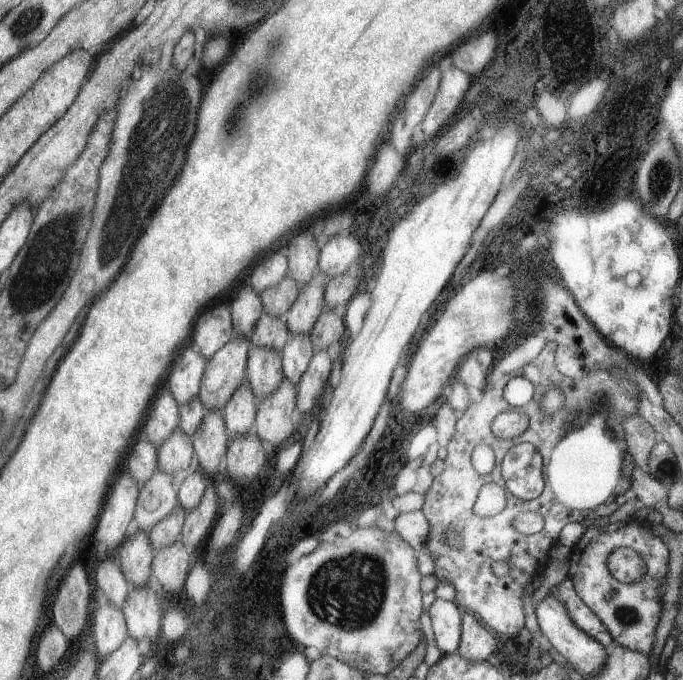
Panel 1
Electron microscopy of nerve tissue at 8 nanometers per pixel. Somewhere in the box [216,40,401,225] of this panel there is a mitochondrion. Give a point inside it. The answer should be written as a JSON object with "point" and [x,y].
{"point":[255,82]}

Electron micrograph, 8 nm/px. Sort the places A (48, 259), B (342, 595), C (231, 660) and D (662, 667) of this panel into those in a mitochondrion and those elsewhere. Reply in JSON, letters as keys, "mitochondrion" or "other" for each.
{"A":"mitochondrion","B":"mitochondrion","C":"other","D":"other"}

